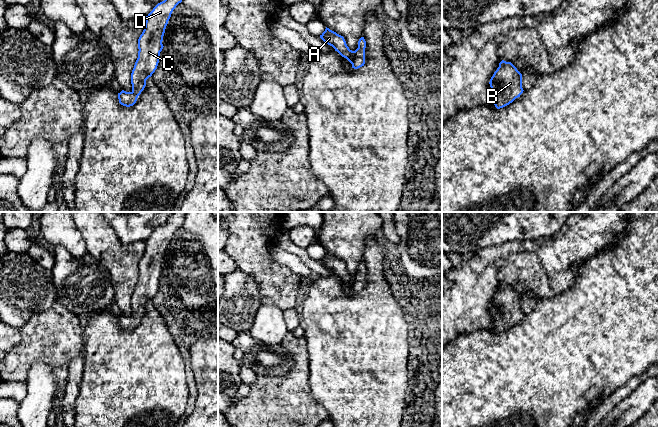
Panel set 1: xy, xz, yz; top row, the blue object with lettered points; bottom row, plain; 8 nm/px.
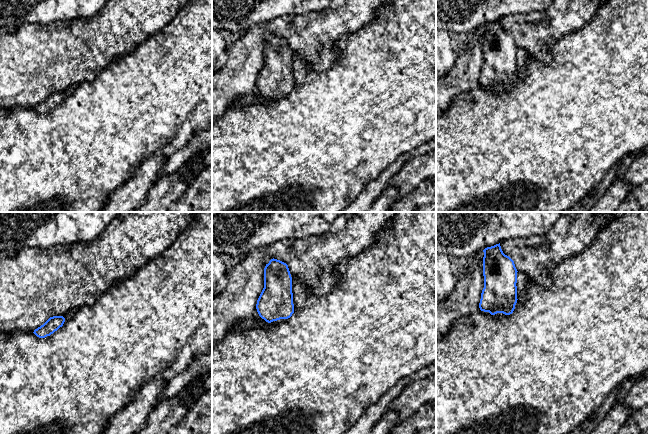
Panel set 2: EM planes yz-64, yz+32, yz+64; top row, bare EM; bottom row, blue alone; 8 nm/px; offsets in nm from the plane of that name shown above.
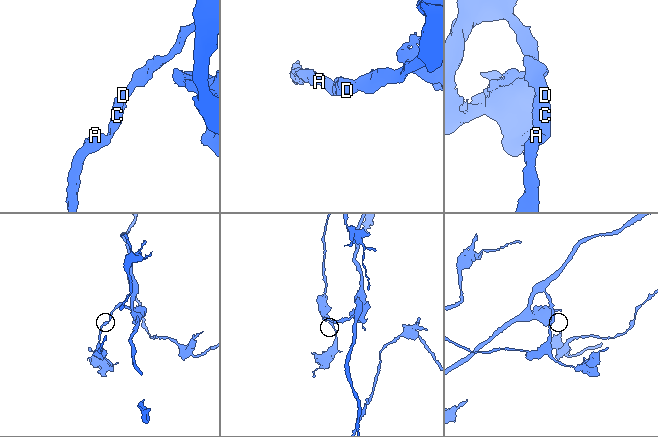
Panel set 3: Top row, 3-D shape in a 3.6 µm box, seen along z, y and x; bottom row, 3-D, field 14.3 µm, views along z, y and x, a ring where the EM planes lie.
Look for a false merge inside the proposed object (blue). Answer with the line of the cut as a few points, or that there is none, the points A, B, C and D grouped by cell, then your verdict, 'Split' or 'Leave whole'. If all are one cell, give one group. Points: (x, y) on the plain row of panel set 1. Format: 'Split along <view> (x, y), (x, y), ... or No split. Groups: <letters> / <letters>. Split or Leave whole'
No split. Groups: A B C D. Leave whole

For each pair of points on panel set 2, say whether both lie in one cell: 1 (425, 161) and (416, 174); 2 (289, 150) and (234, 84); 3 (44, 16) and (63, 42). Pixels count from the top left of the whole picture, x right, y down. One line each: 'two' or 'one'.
1: one
2: two
3: two

